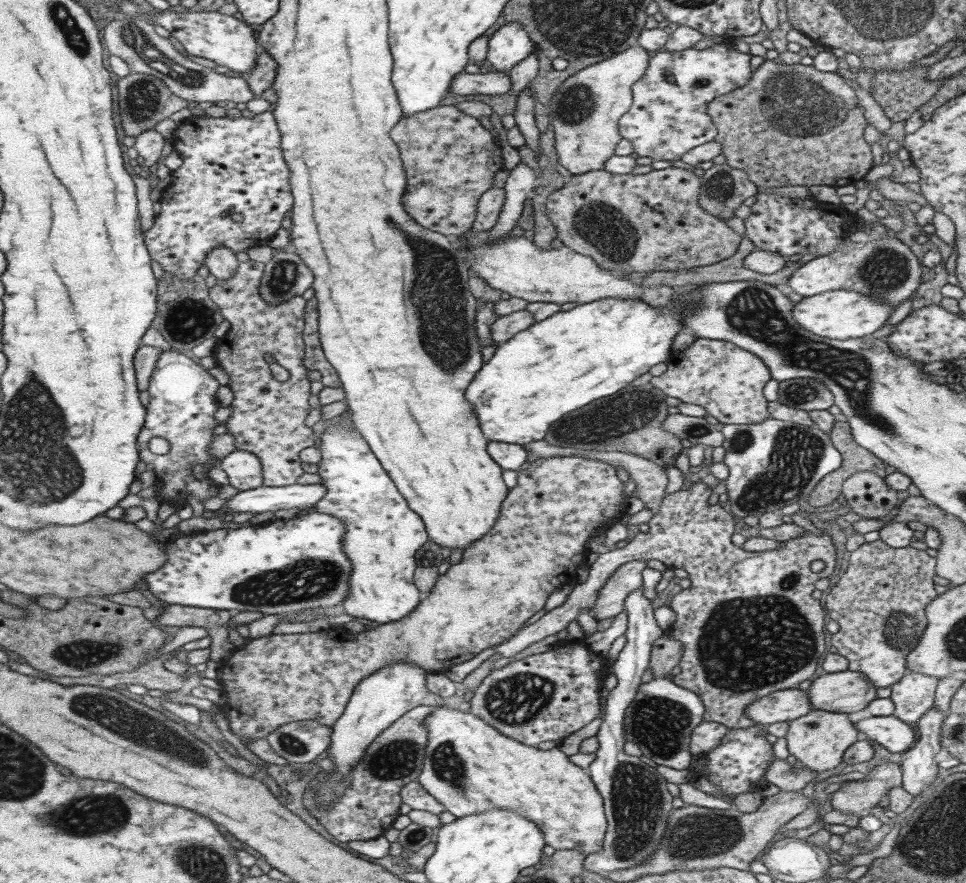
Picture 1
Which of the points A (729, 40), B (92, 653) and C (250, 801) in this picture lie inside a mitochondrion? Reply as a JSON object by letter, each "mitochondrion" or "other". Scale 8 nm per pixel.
{"A":"other","B":"mitochondrion","C":"other"}

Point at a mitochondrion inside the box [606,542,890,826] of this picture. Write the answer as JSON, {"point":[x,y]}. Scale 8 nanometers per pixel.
{"point":[746,645]}

